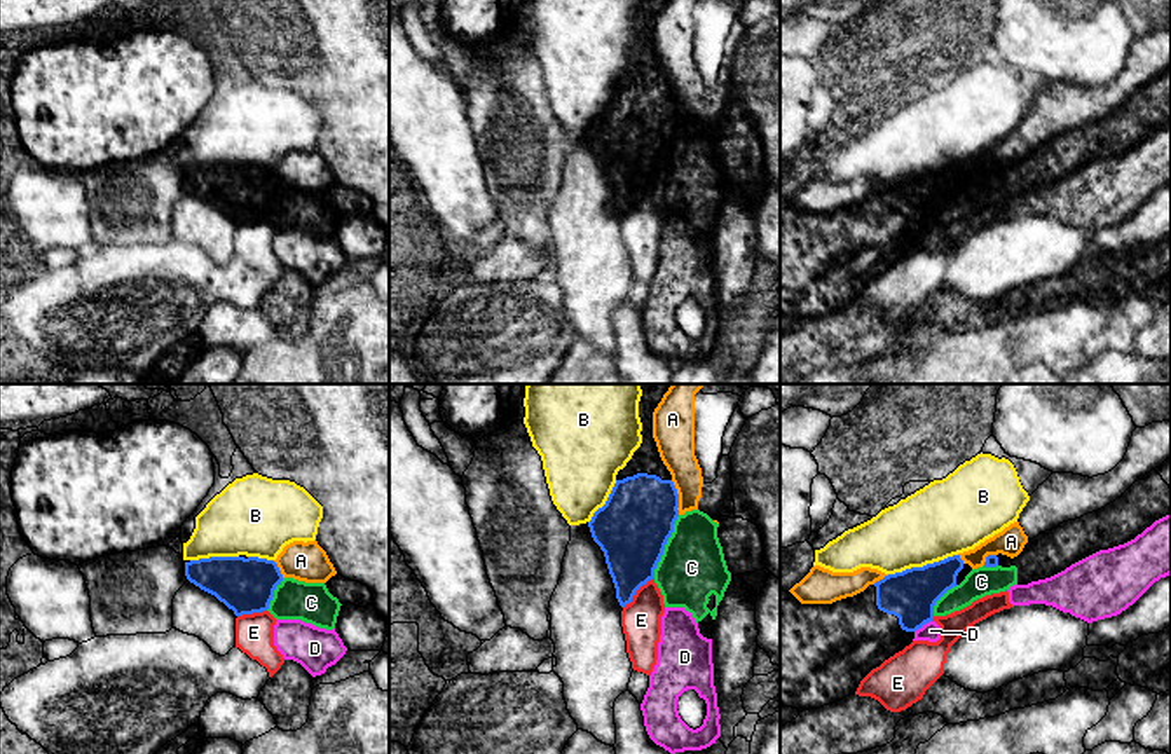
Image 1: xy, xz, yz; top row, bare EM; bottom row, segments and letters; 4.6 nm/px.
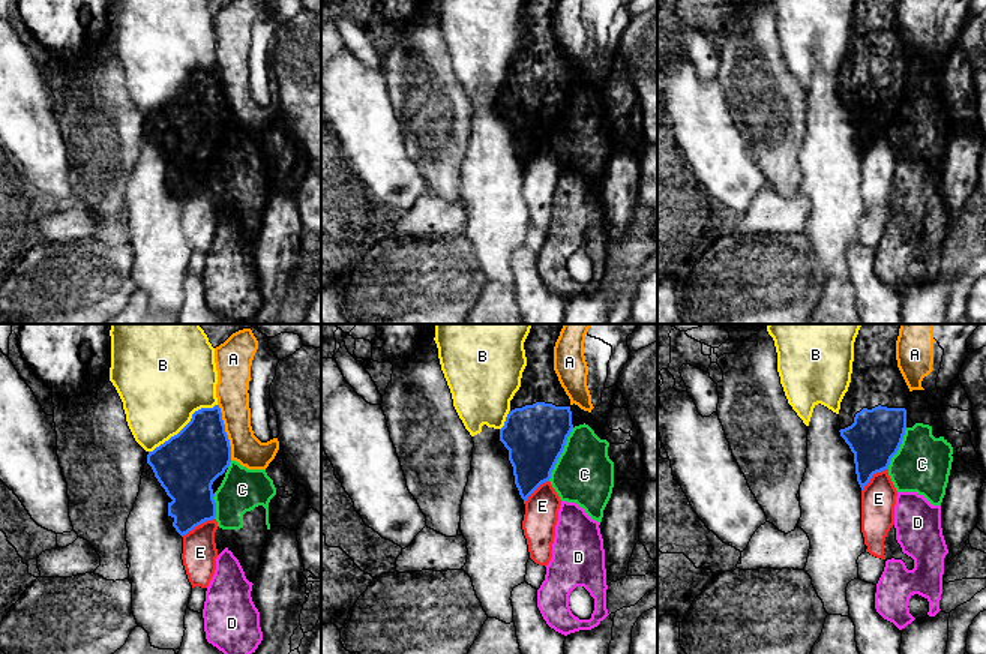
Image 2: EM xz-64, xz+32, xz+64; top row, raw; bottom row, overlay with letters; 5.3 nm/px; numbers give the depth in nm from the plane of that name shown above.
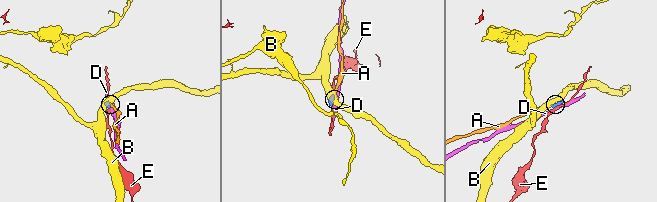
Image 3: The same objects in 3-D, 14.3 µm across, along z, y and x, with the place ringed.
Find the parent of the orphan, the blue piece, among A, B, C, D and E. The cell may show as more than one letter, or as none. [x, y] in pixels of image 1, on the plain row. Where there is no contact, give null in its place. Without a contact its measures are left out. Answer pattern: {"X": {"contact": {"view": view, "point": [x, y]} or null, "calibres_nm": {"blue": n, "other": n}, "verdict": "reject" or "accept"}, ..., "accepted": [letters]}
{"A": {"contact": {"view": "xz", "point": [677, 107]}, "calibres_nm": {"blue": 340, "other": 180}, "verdict": "reject"}, "B": {"contact": {"view": "yz", "point": [924, 175]}, "calibres_nm": {"blue": 240, "other": 360}, "verdict": "reject"}, "C": {"contact": {"view": "xz", "point": [664, 156]}, "calibres_nm": {"blue": 340, "other": 300}, "verdict": "reject"}, "D": {"contact": {"view": "yz", "point": [922, 234]}, "calibres_nm": {"blue": 240, "other": 90}, "verdict": "reject"}, "E": {"contact": {"view": "xz", "point": [636, 199]}, "calibres_nm": {"blue": 300, "other": 190}, "verdict": "reject"}, "accepted": []}

